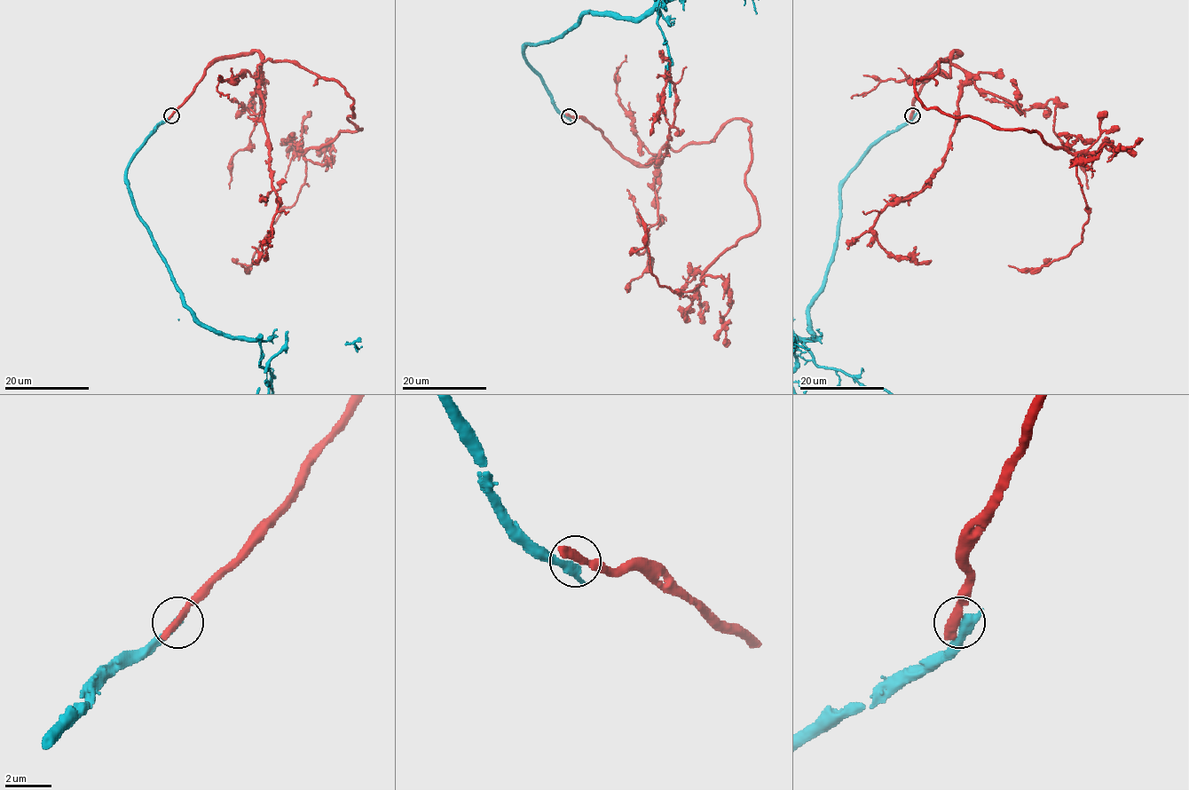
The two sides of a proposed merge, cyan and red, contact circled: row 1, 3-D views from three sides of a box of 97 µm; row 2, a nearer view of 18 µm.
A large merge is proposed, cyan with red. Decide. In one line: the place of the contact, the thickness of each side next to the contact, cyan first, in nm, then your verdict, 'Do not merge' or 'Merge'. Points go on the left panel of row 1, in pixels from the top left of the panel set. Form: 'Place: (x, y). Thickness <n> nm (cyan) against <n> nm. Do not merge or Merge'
Place: (171, 115). Thickness 460 nm (cyan) against 480 nm. Do not merge

